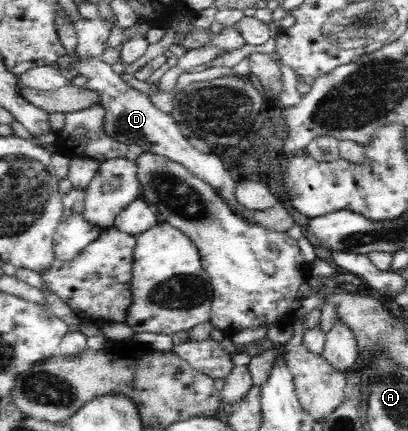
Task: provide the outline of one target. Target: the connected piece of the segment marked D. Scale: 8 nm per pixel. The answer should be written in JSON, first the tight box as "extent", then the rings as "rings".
{"extent":[77,56,254,222],"rings":[[[77,56],[77,60],[79,74],[88,78],[88,82],[84,84],[84,90],[96,91],[100,95],[100,104],[105,109],[103,129],[110,139],[128,147],[133,144],[138,145],[144,152],[164,156],[183,164],[189,171],[192,171],[192,174],[206,181],[217,193],[220,193],[227,204],[233,207],[235,214],[254,222],[252,212],[240,207],[240,204],[235,201],[234,187],[237,182],[232,179],[230,171],[226,169],[220,156],[213,153],[203,154],[200,150],[193,148],[188,138],[181,134],[179,124],[174,121],[174,118],[158,110],[146,94],[132,88],[131,83],[126,83],[119,74],[112,70],[112,65],[102,62],[99,57],[83,60]]]}

